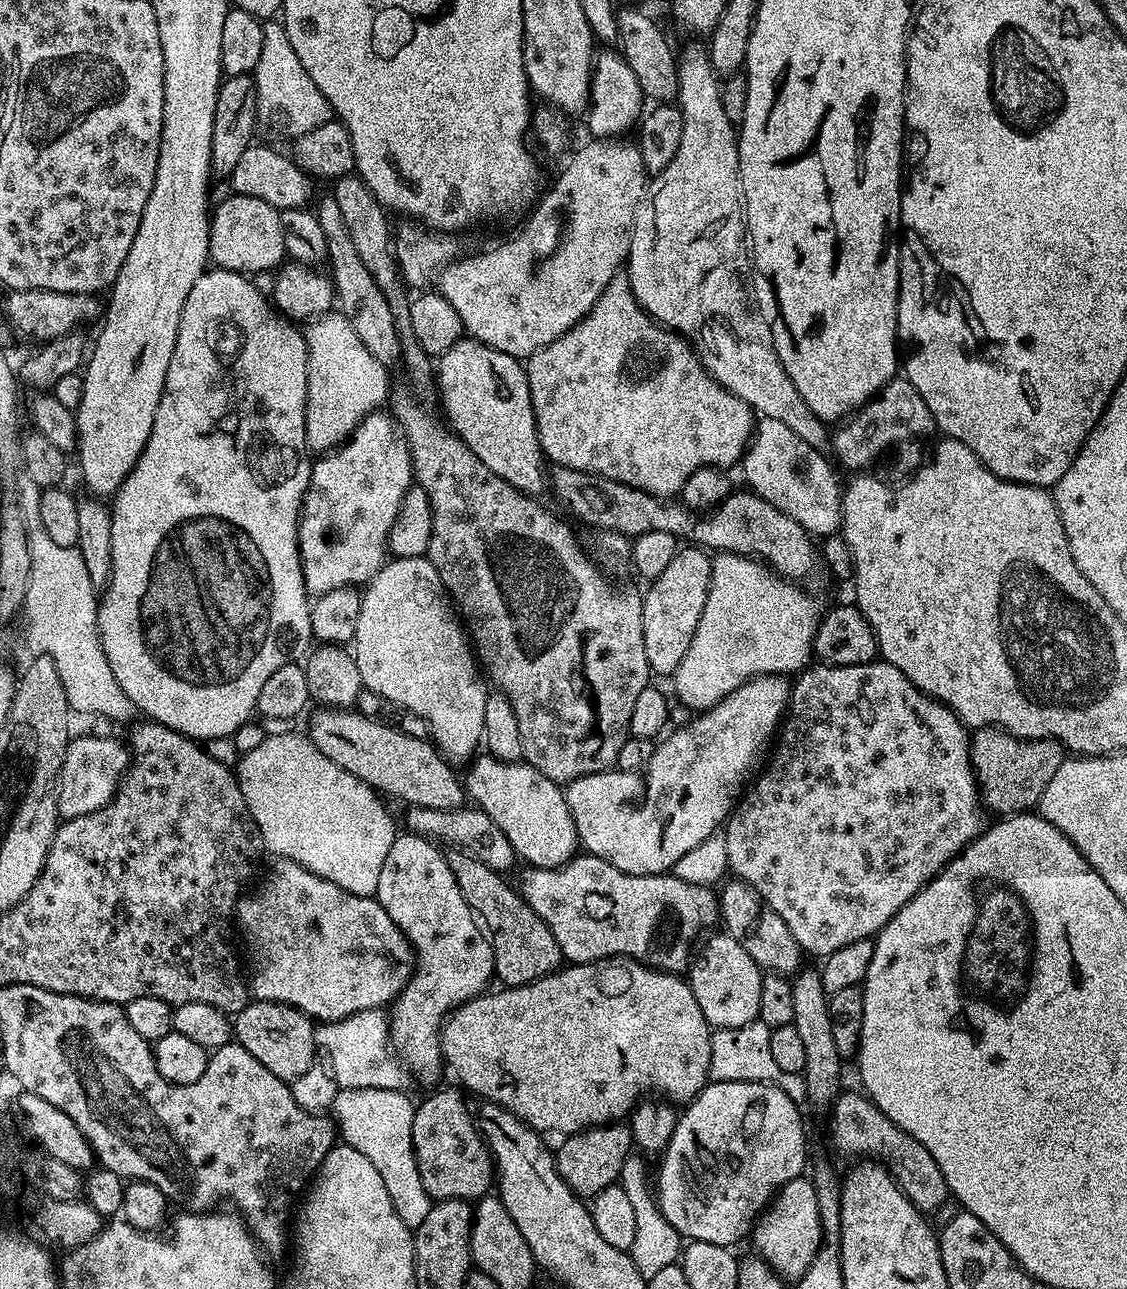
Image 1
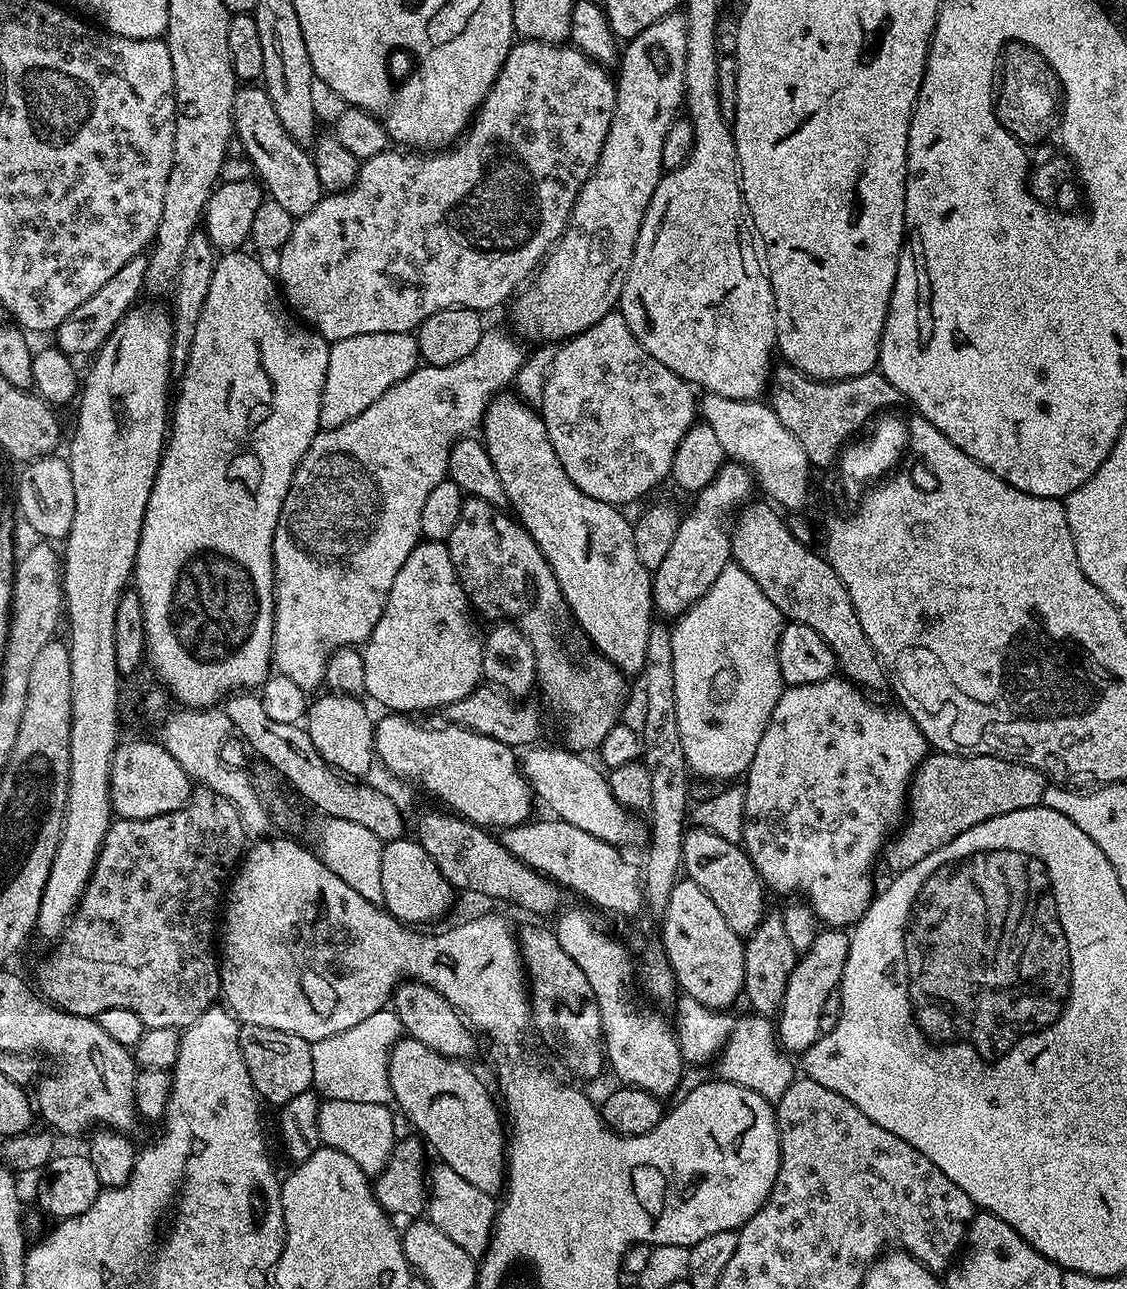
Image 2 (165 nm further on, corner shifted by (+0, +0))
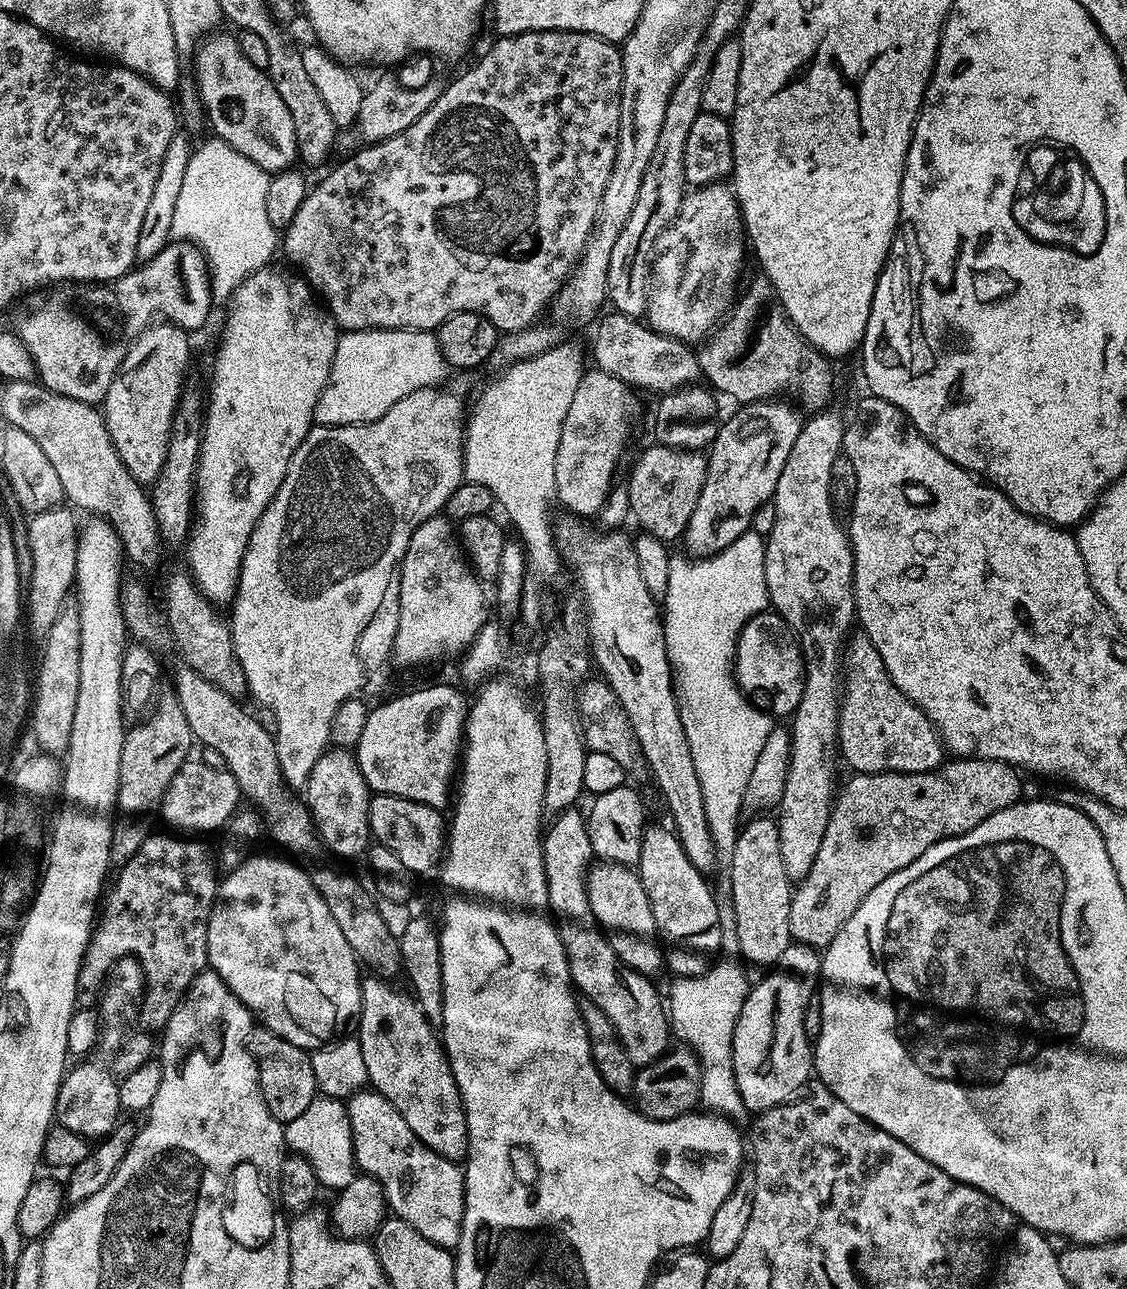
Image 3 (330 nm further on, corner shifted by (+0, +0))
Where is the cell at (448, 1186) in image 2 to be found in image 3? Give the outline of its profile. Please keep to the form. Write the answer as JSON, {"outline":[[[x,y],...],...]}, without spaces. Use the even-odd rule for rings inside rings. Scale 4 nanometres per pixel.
{"outline":[[[361,1090],[347,1097],[346,1107],[350,1118],[350,1130],[354,1142],[354,1158],[357,1169],[363,1175],[372,1176],[382,1186],[384,1200],[388,1203],[391,1215],[406,1222],[430,1242],[449,1250],[455,1249],[462,1230],[464,1213],[464,1174],[461,1165],[455,1160],[448,1160],[434,1150],[430,1150],[406,1126],[406,1118],[394,1110],[394,1106],[381,1092]]]}

